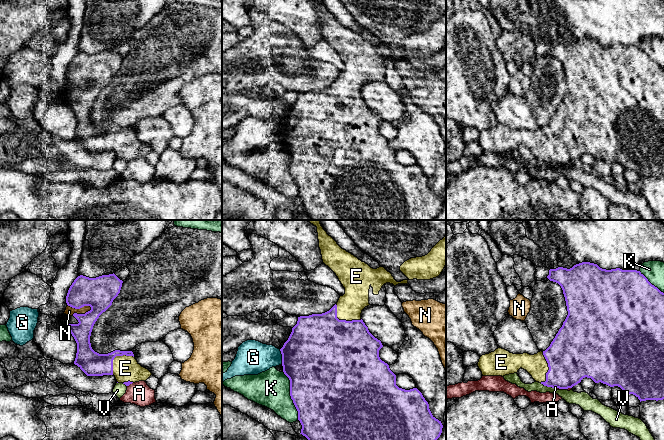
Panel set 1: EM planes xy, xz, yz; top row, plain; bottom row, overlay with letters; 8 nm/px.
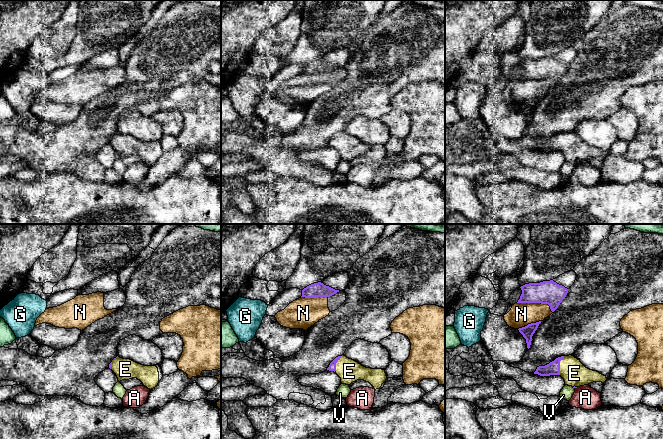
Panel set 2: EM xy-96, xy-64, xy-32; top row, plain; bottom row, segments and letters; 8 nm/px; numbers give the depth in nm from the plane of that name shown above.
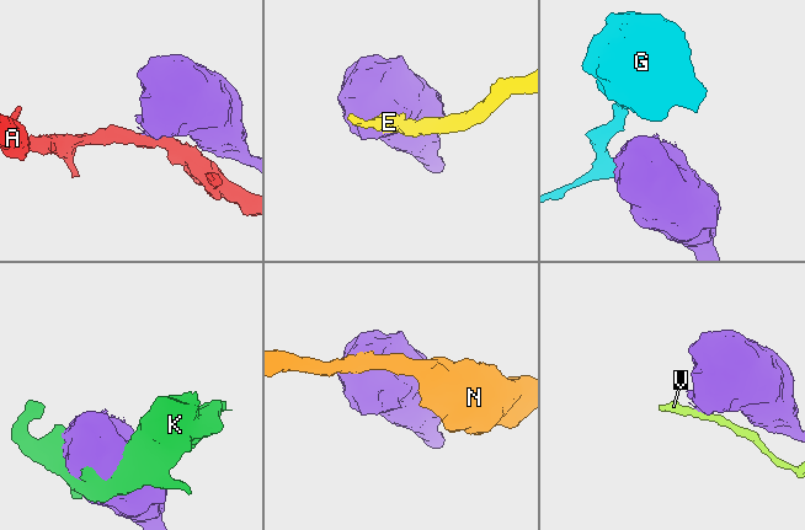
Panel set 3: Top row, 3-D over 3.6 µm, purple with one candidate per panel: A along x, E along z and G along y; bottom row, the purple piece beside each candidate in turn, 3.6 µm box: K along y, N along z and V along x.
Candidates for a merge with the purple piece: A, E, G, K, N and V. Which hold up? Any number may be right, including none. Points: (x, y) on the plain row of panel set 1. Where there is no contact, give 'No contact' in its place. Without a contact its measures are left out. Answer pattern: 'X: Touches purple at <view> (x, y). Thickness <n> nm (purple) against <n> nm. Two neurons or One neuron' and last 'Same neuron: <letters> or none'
A: Touches purple at yz (558, 163). Thickness 360 nm (purple) against 20 nm. Two neurons
E: Touches purple at xz (343, 96). Thickness 500 nm (purple) against 200 nm. One neuron
G: Touches purple at xz (282, 132). Thickness 500 nm (purple) against 280 nm. Two neurons
K: Touches purple at xz (290, 171). Thickness 500 nm (purple) against 300 nm. Two neurons
N: Touches purple at xy (80, 83). Thickness 260 nm (purple) against 70 nm. Two neurons
V: Touches purple at yz (547, 162). Thickness 320 nm (purple) against 110 nm. Two neurons
Same neuron: E

